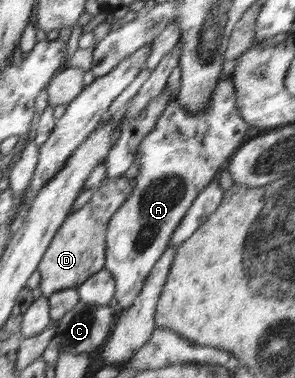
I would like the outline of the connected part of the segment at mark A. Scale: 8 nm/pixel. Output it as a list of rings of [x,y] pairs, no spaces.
[[[222,75],[218,80],[214,93],[210,93],[210,103],[202,113],[186,113],[178,100],[173,99],[154,130],[139,144],[137,152],[140,153],[136,158],[140,161],[140,170],[132,180],[132,193],[106,227],[105,268],[114,278],[117,313],[132,306],[194,199],[219,176],[244,143],[250,124],[238,114],[234,77]]]

